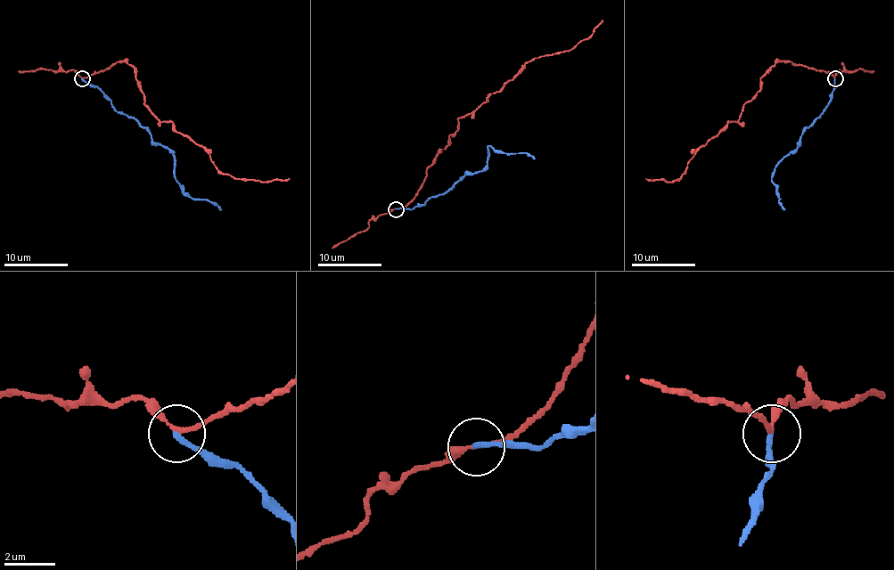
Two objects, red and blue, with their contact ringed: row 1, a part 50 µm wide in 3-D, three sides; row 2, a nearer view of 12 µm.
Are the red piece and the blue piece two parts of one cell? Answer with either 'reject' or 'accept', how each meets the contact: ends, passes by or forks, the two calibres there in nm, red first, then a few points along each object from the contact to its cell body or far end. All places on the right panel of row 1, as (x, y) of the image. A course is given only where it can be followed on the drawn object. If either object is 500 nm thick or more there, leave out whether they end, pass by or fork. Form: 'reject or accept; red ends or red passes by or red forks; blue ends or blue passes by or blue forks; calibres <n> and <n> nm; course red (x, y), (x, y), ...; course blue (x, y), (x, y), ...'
reject; red passes by; blue ends; calibres 170 and 200 nm; course red (834, 79), (801, 65), (777, 61), (737, 120), (705, 142), (675, 181), (646, 178); course blue (834, 79), (832, 96), (824, 111), (798, 146), (777, 165), (772, 178), (779, 202), (785, 209)

